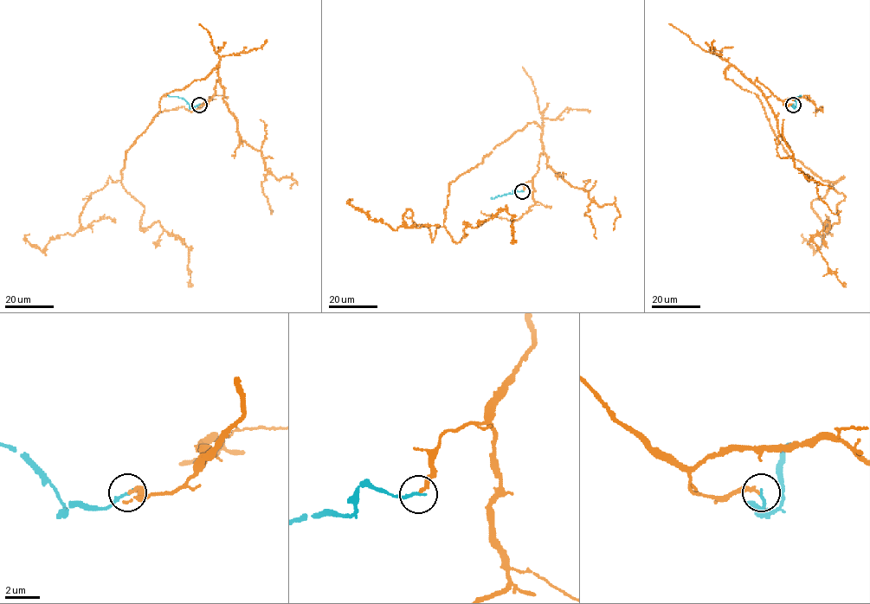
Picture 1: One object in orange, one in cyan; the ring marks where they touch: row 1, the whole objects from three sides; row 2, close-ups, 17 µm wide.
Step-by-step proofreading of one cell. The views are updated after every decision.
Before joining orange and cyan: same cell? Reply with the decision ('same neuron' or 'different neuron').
same neuron

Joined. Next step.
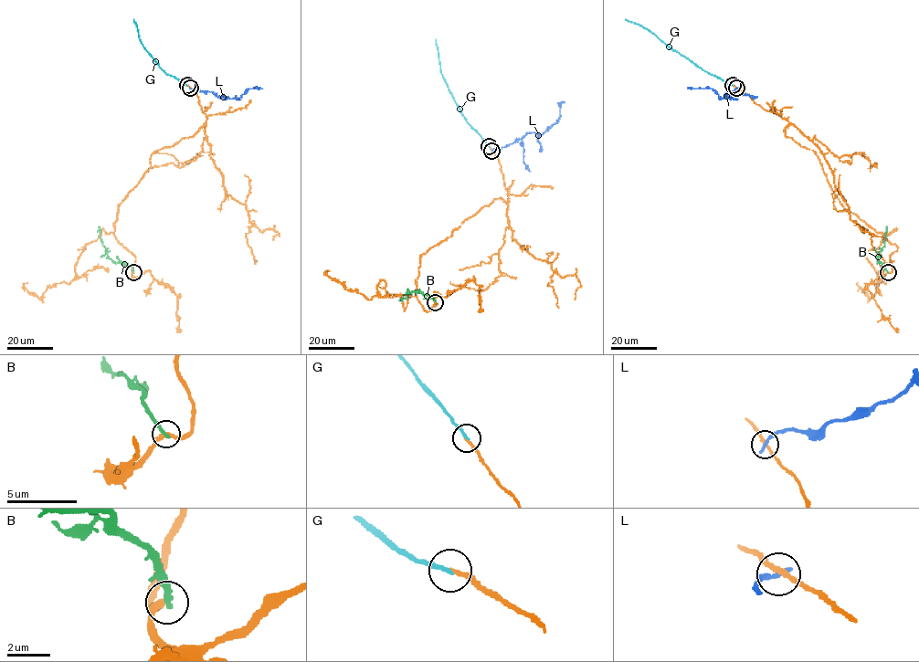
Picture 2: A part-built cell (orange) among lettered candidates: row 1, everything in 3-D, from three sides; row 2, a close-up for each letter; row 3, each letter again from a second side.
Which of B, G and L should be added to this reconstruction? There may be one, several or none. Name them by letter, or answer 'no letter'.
G

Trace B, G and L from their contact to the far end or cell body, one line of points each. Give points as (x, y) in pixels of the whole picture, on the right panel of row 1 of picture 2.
B: (888, 272), (884, 266), (877, 263), (886, 232)
G: (733, 85), (670, 48), (639, 25), (625, 19)
L: (737, 88), (720, 99), (710, 88), (688, 89)

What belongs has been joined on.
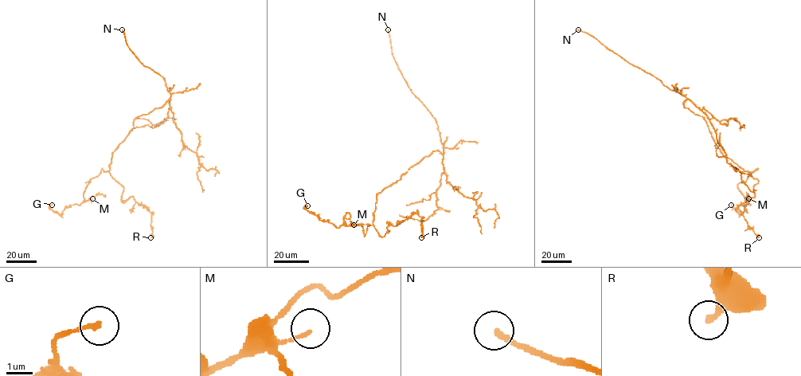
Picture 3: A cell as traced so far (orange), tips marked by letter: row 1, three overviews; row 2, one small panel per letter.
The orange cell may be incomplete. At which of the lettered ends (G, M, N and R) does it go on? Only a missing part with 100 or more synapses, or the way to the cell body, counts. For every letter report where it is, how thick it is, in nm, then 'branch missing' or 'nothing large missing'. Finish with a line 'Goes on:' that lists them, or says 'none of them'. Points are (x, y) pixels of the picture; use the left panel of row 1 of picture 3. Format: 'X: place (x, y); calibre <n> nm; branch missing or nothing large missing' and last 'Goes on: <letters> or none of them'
G: place (52, 205); calibre 180 nm; nothing large missing
M: place (92, 198); calibre 110 nm; nothing large missing
N: place (122, 29); calibre 200 nm; branch missing
R: place (150, 237); calibre 200 nm; nothing large missing
Goes on: N

